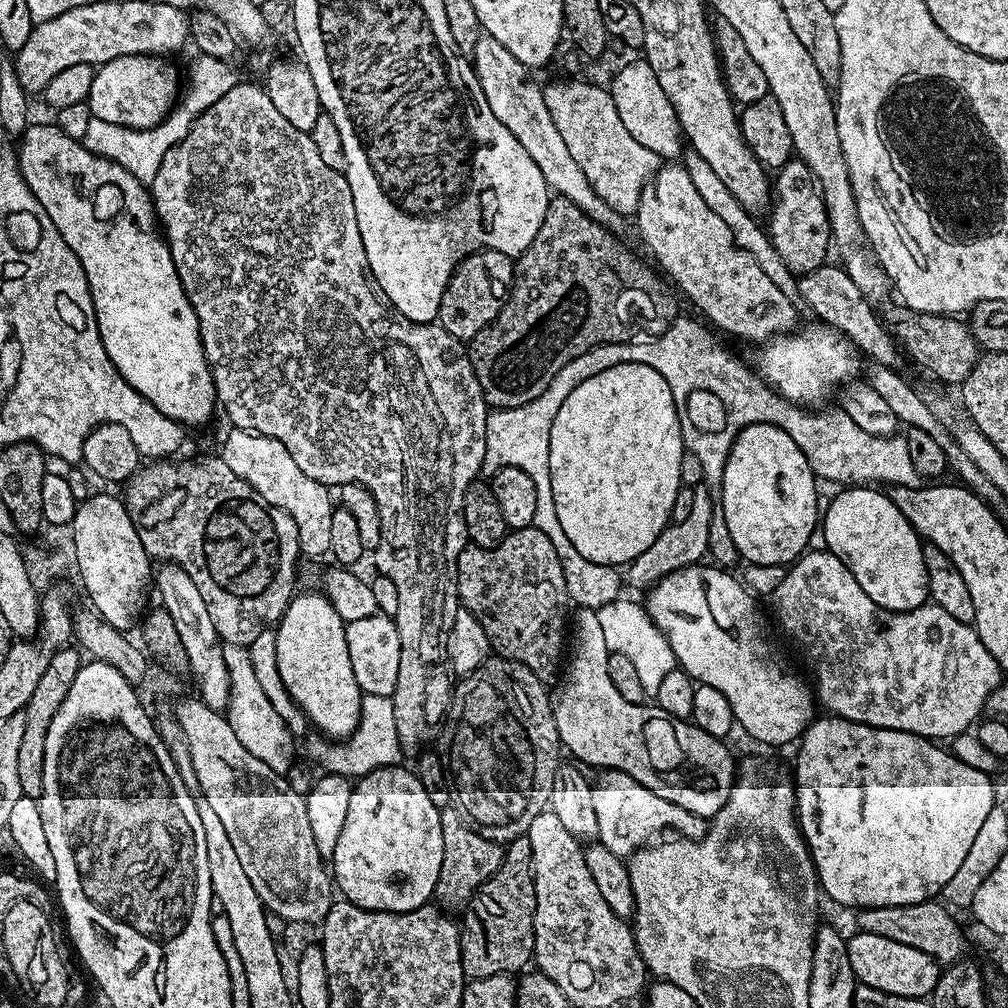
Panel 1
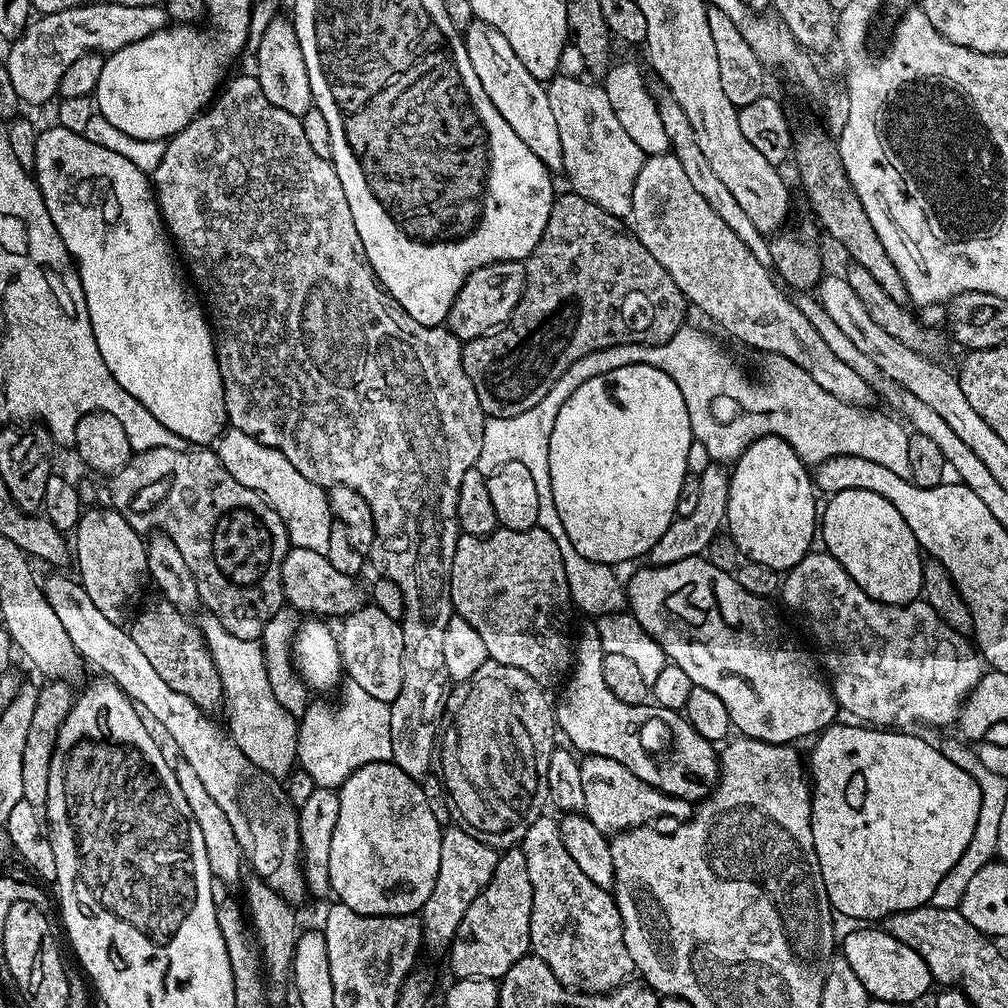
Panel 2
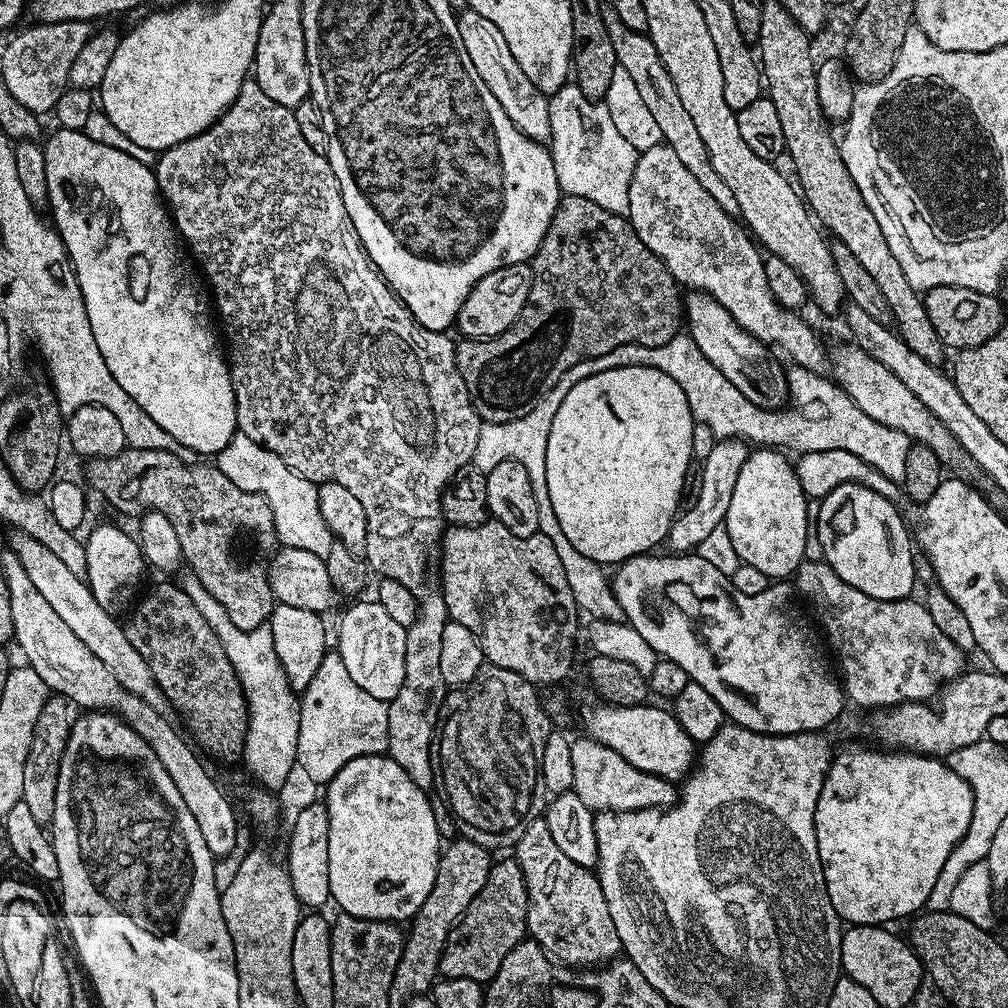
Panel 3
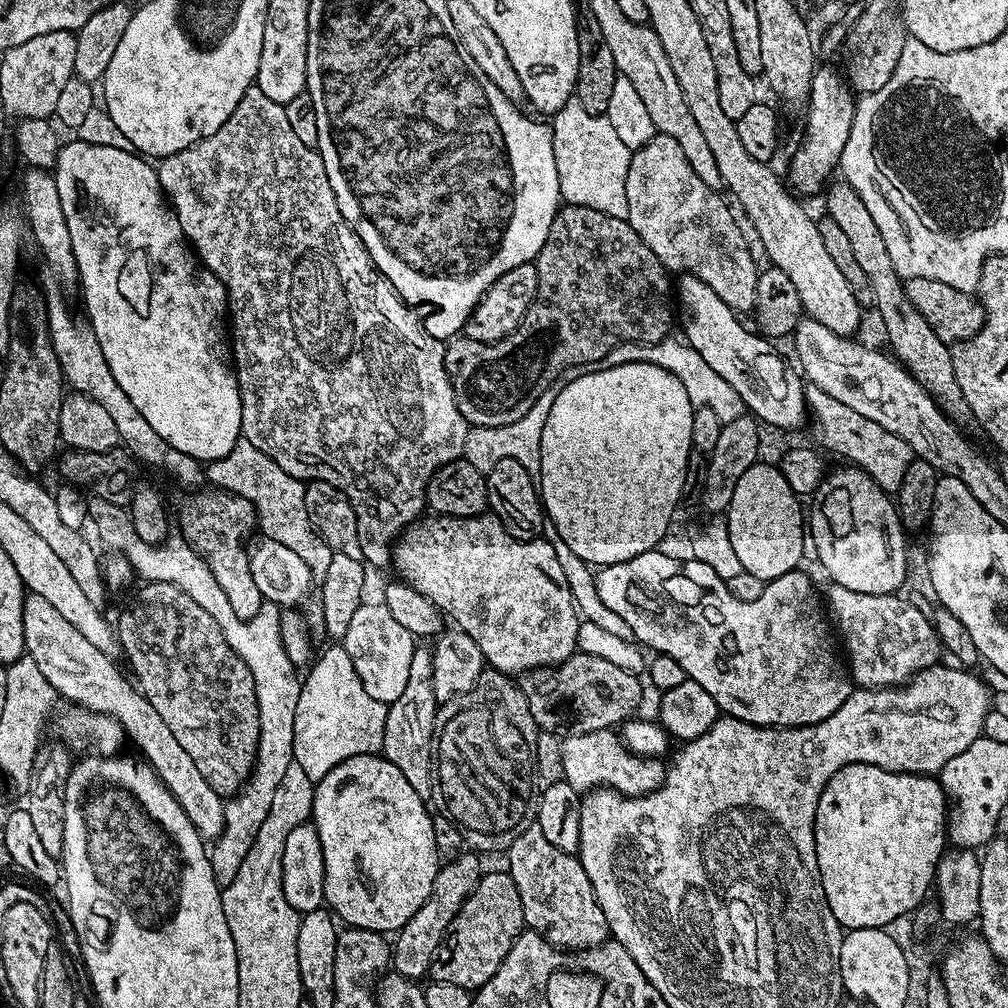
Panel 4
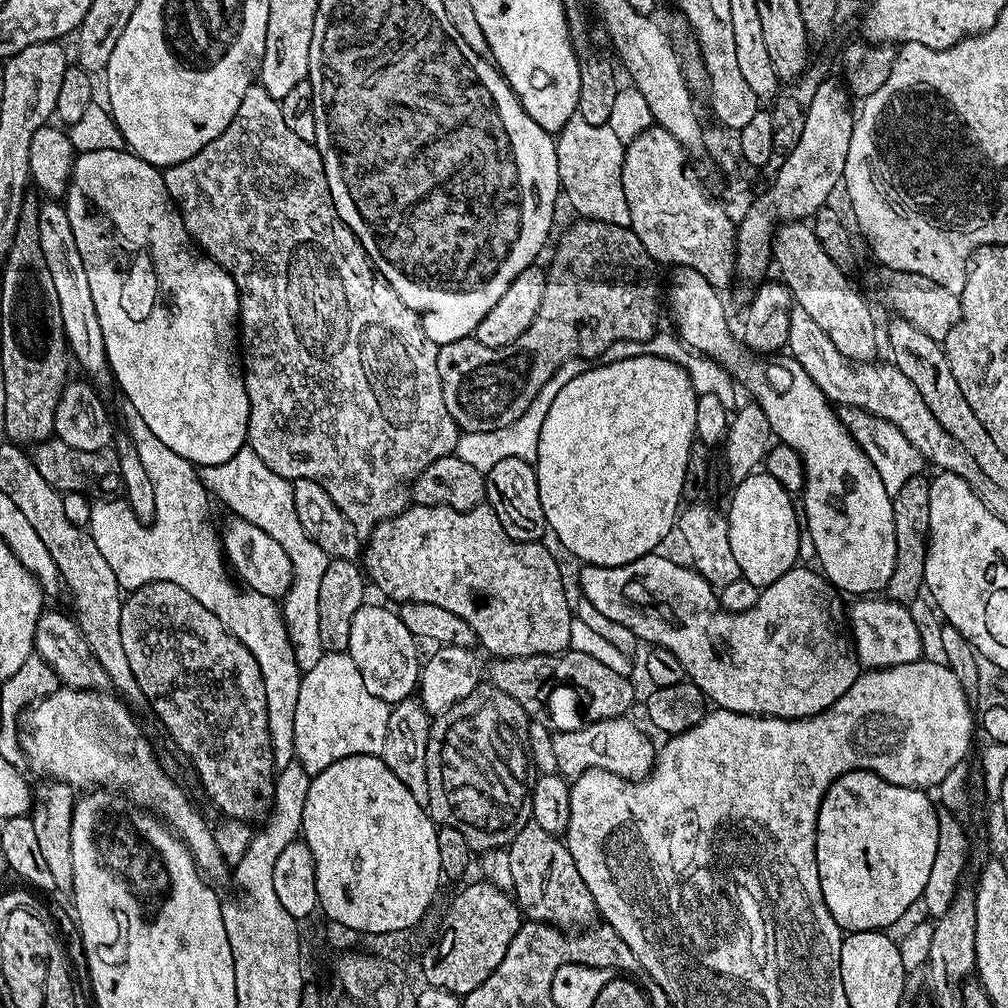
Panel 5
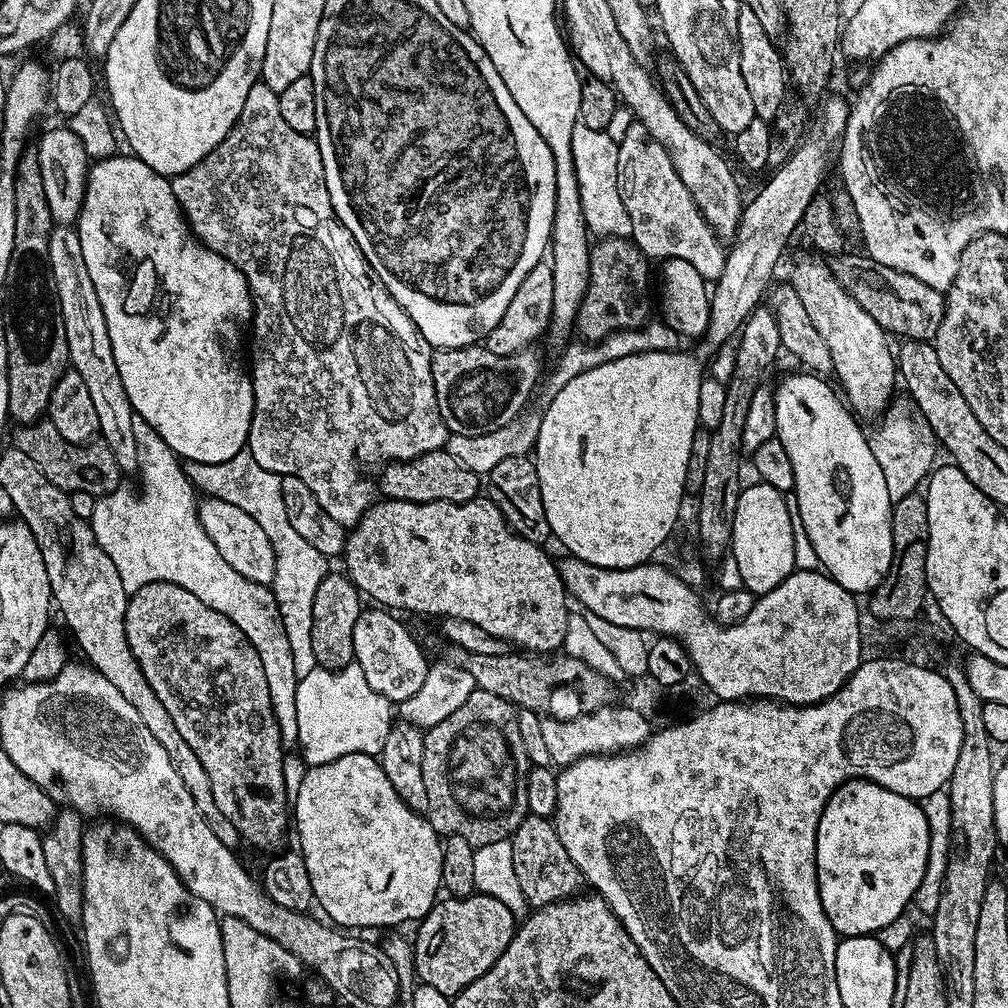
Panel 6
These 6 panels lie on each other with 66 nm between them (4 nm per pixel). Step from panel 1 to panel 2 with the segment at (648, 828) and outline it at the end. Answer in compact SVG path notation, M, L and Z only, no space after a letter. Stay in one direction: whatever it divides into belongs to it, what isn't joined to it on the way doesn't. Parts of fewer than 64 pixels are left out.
M585 755L580 760L582 770L582 790L586 793L586 802L582 812L590 822L605 834L626 832L629 828L651 825L659 816L677 816L683 822L693 815L693 801L674 798L638 778L638 774L630 774L622 762L614 762L614 758Z

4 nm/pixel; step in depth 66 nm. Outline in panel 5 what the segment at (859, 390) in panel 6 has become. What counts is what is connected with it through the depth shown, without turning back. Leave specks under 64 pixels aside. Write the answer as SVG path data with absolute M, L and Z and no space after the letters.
M784 222L779 225L778 231L774 237L772 245L772 254L774 257L774 268L778 273L779 279L788 285L788 289L792 291L794 297L795 307L806 310L806 314L810 314L810 318L814 318L814 322L818 322L818 327L824 331L826 338L830 338L830 342L834 342L838 346L838 350L844 353L847 360L853 362L868 362L873 359L877 354L876 352L876 324L872 320L868 320L868 304L860 297L860 292L856 288L852 288L852 284L848 280L844 280L845 273L837 269L834 262L830 262L830 258L826 258L826 250L822 250L818 246L818 238L812 233L812 225L808 222Z

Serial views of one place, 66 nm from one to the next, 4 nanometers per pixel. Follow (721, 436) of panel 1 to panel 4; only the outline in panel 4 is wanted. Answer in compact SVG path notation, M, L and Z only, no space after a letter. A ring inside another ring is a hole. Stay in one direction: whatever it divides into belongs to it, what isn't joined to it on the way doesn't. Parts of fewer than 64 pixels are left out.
M669 338L657 344L619 344L617 348L610 350L606 364L607 366L618 366L631 360L657 364L680 379L682 386L686 386L686 394L690 394L690 402L696 408L714 410L714 414L718 414L721 422L736 420L745 415L744 403L734 390L734 386L730 386L730 382L726 382L726 378L722 378L722 374L714 374L714 370L710 370L710 366L706 366L706 362L702 358L702 354L698 354L698 350L694 350L687 342L677 340ZM577 364L574 368L568 368L556 379L556 383L542 390L542 398L518 418L518 422L510 422L506 426L490 426L489 428L469 427L463 459L470 462L479 472L487 473L495 464L502 462L502 458L514 458L526 466L526 470L532 477L540 474L540 447L542 446L542 426L546 426L546 414L550 414L550 406L554 398L558 398L561 388L565 388L574 378L582 378L582 374L589 372L589 365ZM805 387L804 398L808 402L810 420L816 423L816 428L820 431L821 442L826 447L833 448L838 455L845 456L848 459L845 461L864 469L883 492L895 494L902 486L902 478L914 459L914 453L908 443L890 434L890 430L882 430L878 422L870 422L857 411L850 410L835 398L830 398L823 390Z

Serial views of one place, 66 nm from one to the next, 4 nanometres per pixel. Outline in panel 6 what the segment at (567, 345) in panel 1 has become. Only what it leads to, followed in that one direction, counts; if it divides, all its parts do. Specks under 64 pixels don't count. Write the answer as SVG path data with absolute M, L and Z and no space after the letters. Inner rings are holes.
M605 236L591 245L588 289L575 326L585 341L595 342L612 332L641 328L649 323L648 311L651 308L653 311L654 300L648 297L648 264L649 257L631 239ZM479 343L471 344L469 348L442 348L433 351L434 394L438 398L438 410L446 422L449 433L467 436L486 434L493 432L495 428L506 426L511 420L521 415L529 407L528 399L531 398L532 391L535 388L537 391L542 380L542 374L540 378L540 356L532 351L536 350L525 350L503 356L502 354L490 354L490 350Z

